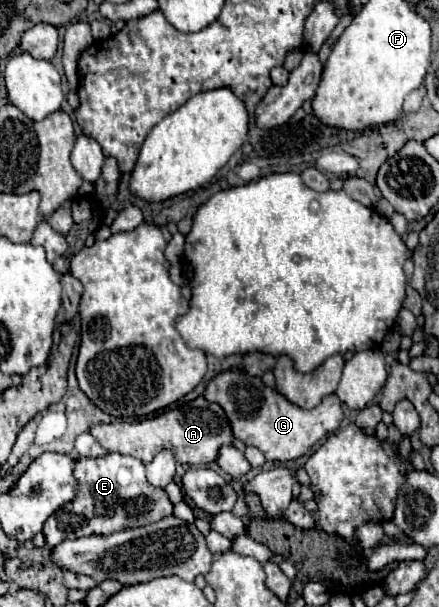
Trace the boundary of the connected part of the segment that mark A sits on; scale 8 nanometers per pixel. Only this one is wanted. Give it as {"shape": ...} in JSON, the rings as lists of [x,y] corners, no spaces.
{"shape":[[[198,396],[194,402],[190,404],[180,404],[174,410],[168,410],[156,418],[146,418],[140,422],[112,422],[112,424],[96,424],[90,428],[90,434],[108,450],[108,452],[118,452],[124,456],[134,456],[138,460],[142,460],[144,464],[150,464],[154,454],[160,450],[170,450],[176,458],[178,464],[206,464],[206,462],[214,462],[218,456],[218,450],[222,446],[232,446],[232,428],[230,422],[222,410],[222,406],[208,402],[204,396]]]}

